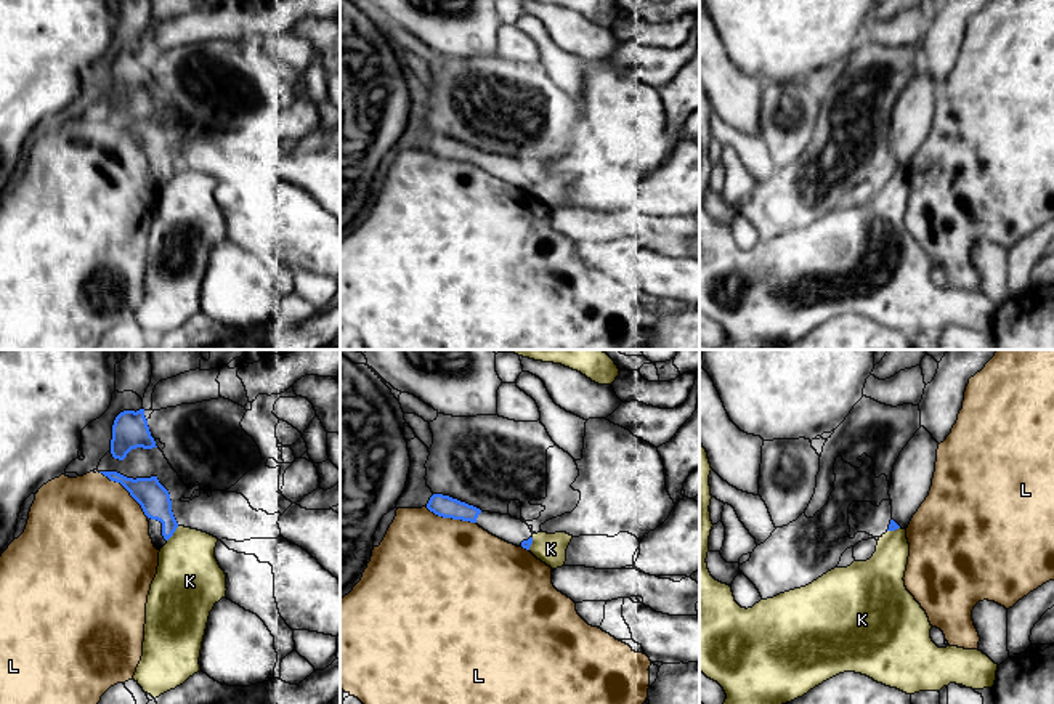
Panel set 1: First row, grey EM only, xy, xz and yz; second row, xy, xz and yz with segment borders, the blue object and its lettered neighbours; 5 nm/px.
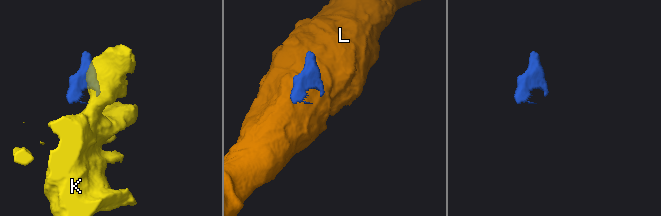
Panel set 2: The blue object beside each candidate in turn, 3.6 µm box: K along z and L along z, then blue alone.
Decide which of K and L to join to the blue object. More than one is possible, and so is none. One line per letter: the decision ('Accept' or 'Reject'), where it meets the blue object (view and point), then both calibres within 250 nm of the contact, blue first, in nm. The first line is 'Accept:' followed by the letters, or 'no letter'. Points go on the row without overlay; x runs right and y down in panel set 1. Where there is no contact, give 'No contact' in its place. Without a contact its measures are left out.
Accept: no letter
K: Reject. Touches blue at xy (172, 175). Thickness 160 nm (blue) against 340 nm
L: Reject. Touches blue at xy (125, 129). Thickness 160 nm (blue) against 480 nm

